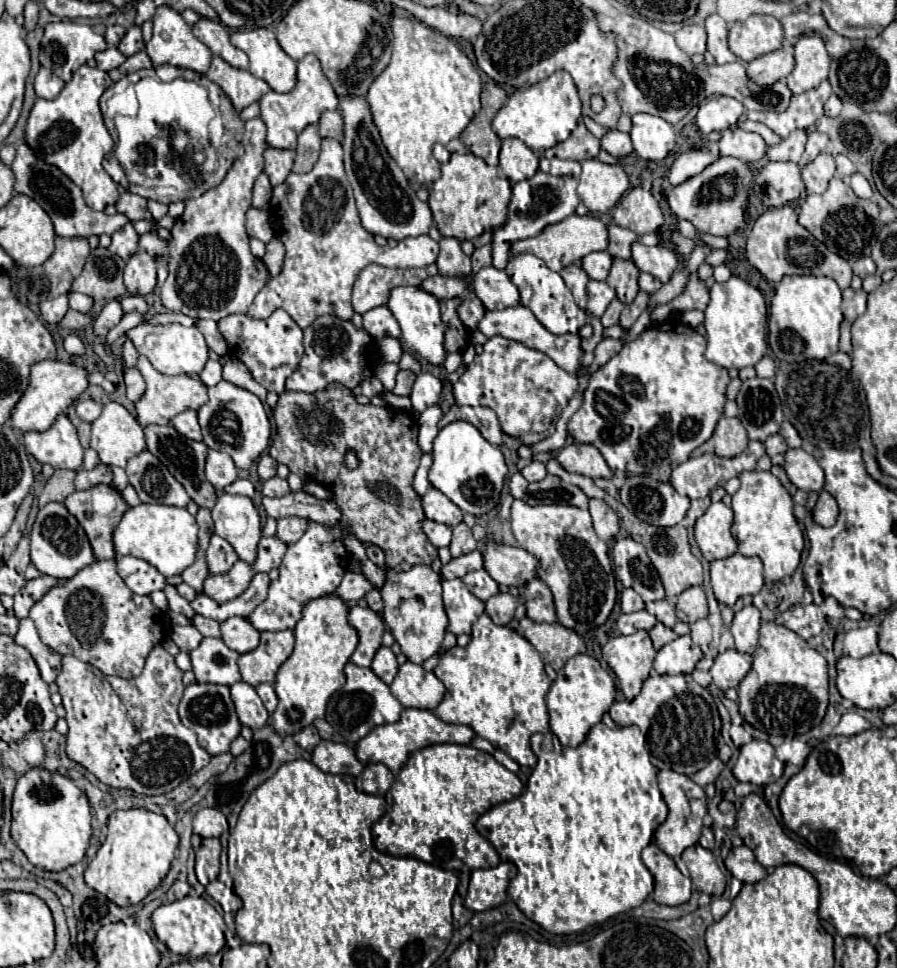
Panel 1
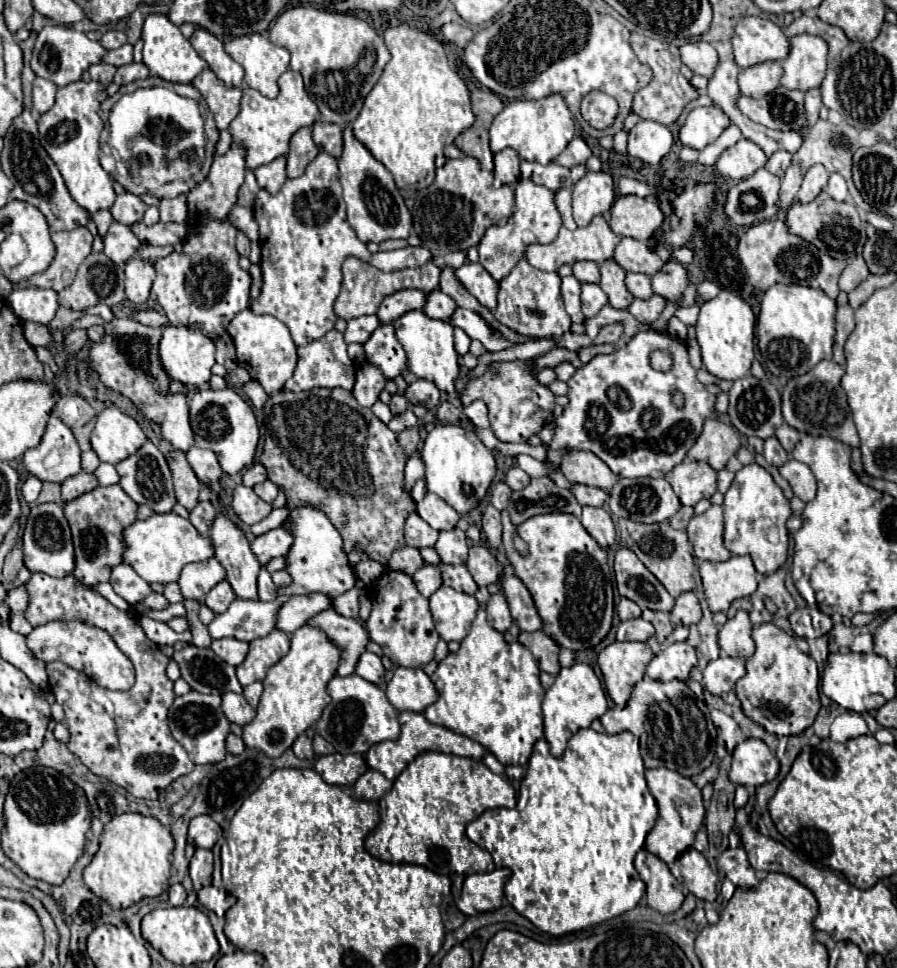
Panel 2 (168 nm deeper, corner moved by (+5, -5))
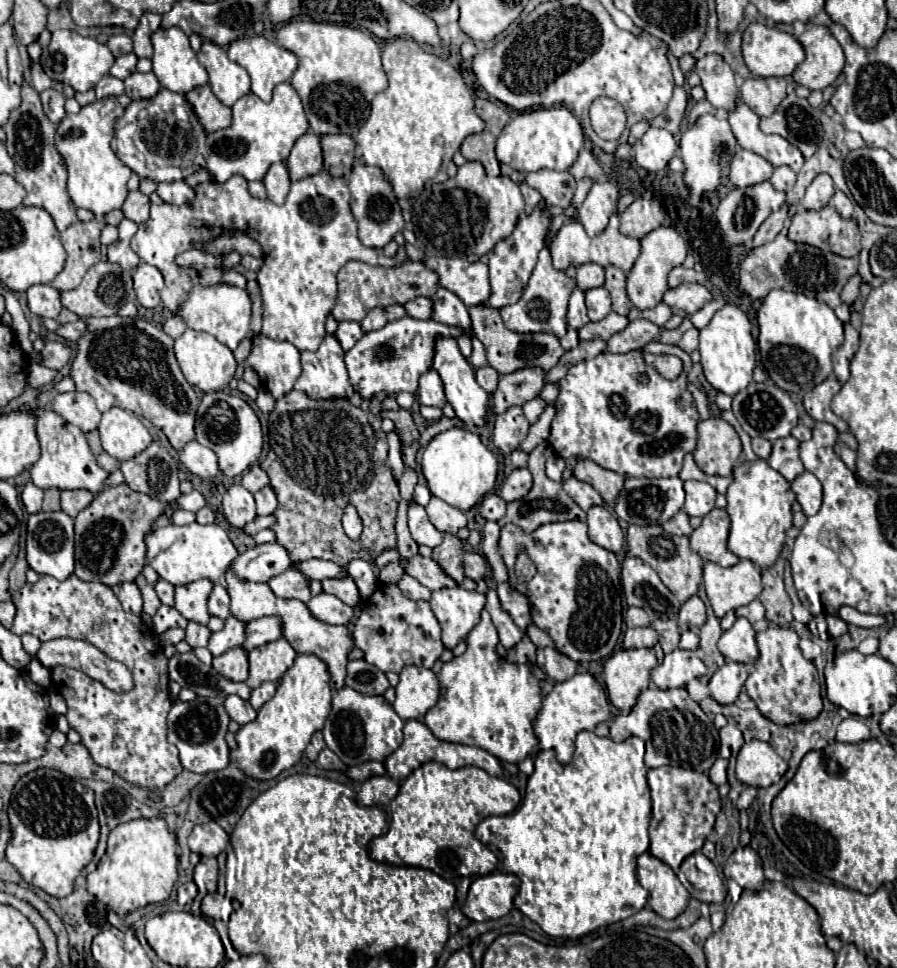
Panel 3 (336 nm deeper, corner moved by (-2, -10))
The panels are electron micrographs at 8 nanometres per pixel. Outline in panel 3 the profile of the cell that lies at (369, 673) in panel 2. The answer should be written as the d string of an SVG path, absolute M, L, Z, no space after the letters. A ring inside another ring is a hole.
M352 660L348 664L346 686L354 688L362 694L378 696L378 694L384 694L390 684L388 684L386 674L382 670L378 670L376 666L368 664L366 660Z

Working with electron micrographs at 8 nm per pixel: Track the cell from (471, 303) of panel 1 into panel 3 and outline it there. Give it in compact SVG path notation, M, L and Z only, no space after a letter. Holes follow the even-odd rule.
M416 298L416 300L410 300L406 306L406 312L408 316L412 318L420 318L420 320L430 320L432 318L432 300L430 298Z

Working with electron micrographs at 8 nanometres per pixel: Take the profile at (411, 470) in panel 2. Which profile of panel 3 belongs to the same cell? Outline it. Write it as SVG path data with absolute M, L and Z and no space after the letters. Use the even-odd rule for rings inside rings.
M414 500L408 502L408 530L418 544L424 544L430 548L440 544L442 540L442 532L434 528L434 524L428 520L426 510Z

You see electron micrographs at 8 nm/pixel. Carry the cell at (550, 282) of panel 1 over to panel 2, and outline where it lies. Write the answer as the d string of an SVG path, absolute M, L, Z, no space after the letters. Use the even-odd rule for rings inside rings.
M521 259L517 267L499 283L499 293L497 293L497 309L495 309L495 319L509 329L537 337L537 335L563 335L571 327L571 319L563 307L563 299L559 293L561 279L557 273L547 273L541 269L535 269L529 265L527 259Z

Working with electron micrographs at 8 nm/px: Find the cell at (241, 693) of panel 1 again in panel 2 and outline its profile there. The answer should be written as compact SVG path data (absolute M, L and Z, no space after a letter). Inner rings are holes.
M225 693L221 709L223 709L225 717L237 725L249 723L249 719L253 719L253 715L255 715L255 709L245 701L243 695L237 695L237 693Z

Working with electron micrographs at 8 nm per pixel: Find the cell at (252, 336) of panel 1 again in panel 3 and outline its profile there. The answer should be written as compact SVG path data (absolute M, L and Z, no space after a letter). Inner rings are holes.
M264 334L252 338L252 352L246 364L258 372L264 388L274 398L286 396L302 372L300 350L290 342L272 340Z

